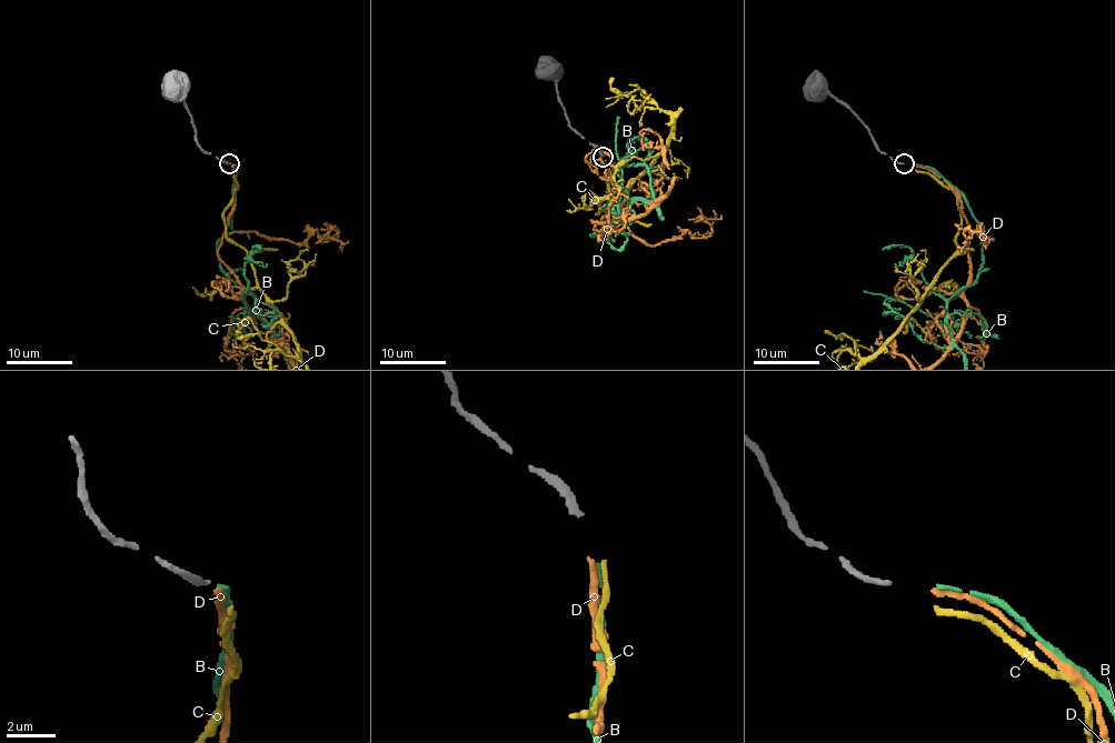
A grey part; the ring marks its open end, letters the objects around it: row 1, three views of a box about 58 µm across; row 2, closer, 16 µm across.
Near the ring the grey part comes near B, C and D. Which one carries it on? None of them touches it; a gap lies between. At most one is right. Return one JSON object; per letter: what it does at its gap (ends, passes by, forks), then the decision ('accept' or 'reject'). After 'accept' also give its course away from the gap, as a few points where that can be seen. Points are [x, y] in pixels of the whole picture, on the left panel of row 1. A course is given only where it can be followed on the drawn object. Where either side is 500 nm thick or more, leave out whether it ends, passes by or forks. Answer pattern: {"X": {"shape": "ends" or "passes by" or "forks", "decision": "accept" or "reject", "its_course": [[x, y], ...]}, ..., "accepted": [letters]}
{"B": {"shape": "ends", "decision": "accept"}, "C": {"shape": "ends", "decision": "reject"}, "D": {"shape": "ends", "decision": "reject"}, "accepted": ["B"]}

